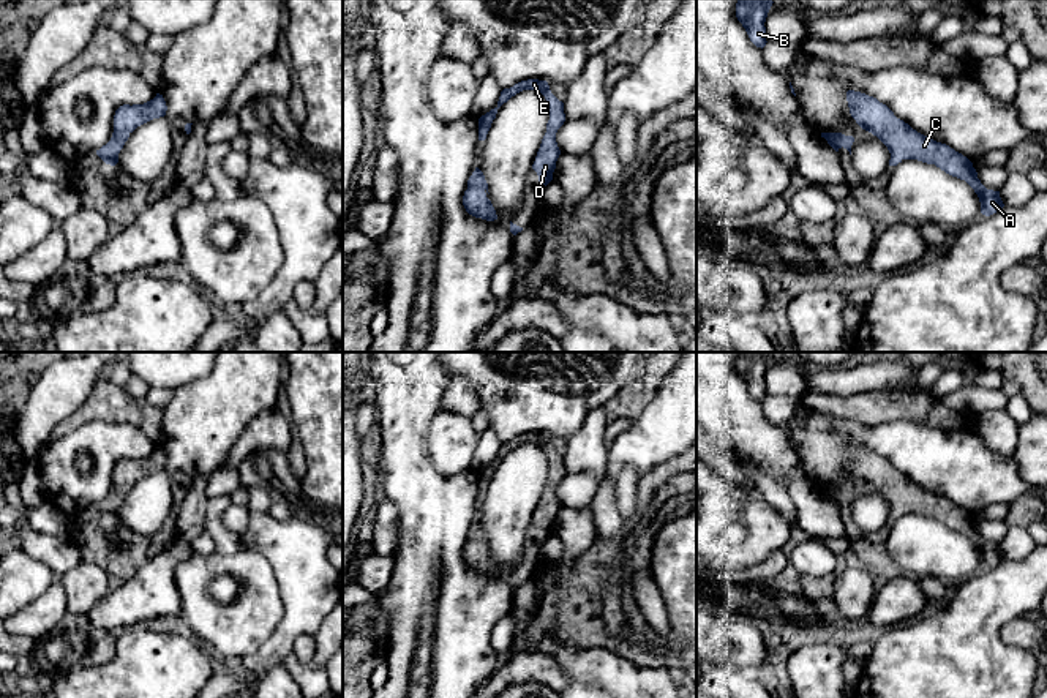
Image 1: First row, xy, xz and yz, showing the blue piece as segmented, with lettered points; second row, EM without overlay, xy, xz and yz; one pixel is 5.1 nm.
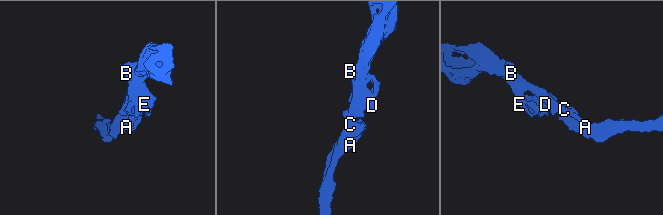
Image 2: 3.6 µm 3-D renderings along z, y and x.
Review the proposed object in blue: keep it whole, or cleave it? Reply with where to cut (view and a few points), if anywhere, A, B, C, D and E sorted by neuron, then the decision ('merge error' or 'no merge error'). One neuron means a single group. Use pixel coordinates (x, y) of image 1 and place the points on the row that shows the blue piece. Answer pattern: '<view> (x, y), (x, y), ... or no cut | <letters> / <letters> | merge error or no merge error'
no cut | A B C D E | no merge error

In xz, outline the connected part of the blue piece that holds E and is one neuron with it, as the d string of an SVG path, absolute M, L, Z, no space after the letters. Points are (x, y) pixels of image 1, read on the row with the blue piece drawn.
M527 79L527 81L521 81L521 82L515 84L510 88L504 88L501 92L497 106L478 118L478 141L486 139L491 123L496 118L497 109L504 103L507 103L512 96L515 96L516 93L520 93L523 90L540 92L550 106L550 120L546 123L546 133L542 139L540 148L539 148L535 161L532 164L532 169L539 175L539 188L543 190L553 180L556 161L561 155L561 150L556 142L556 133L565 122L564 103L559 101L551 93L546 81Z

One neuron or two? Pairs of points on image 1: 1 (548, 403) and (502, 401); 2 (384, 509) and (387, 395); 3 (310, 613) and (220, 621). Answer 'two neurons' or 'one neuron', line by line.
1: one neuron
2: two neurons
3: two neurons

